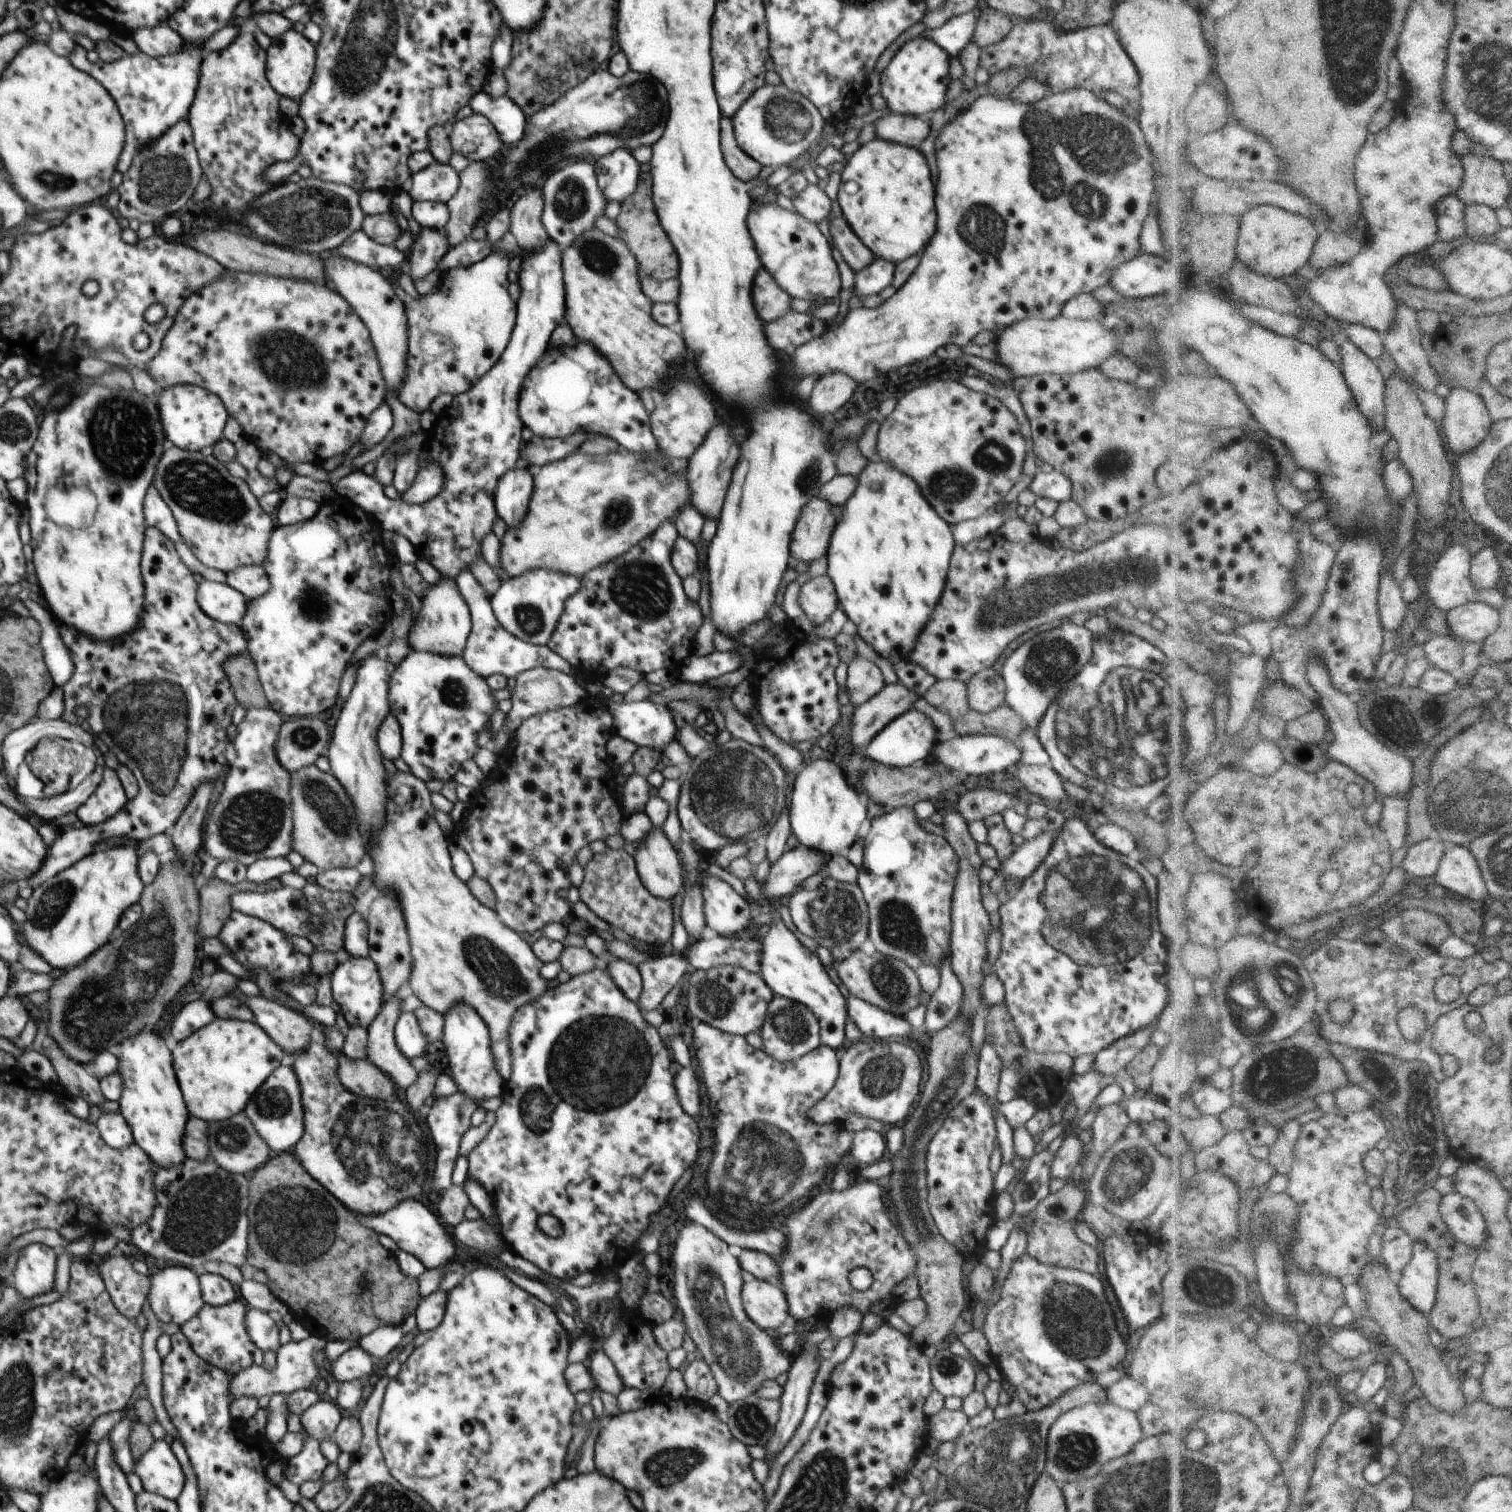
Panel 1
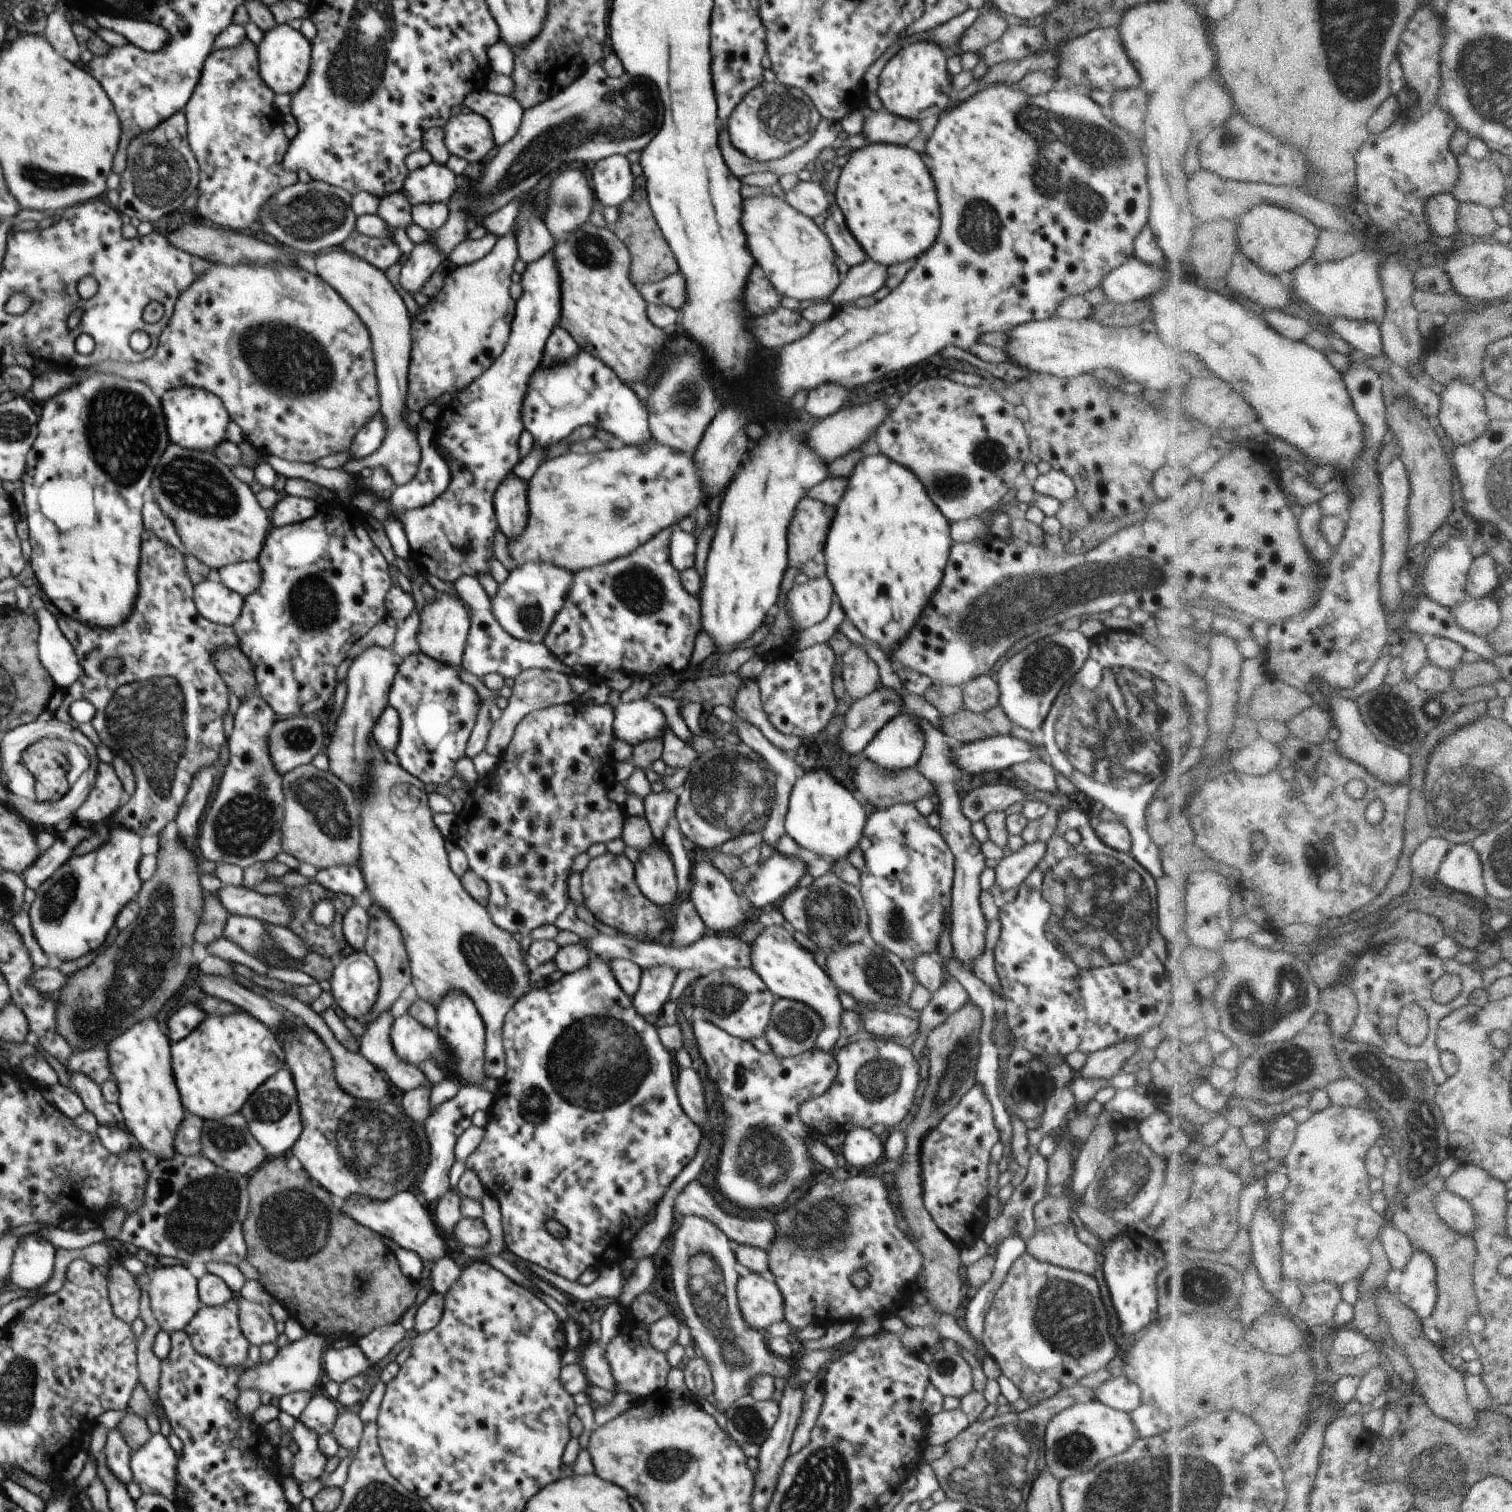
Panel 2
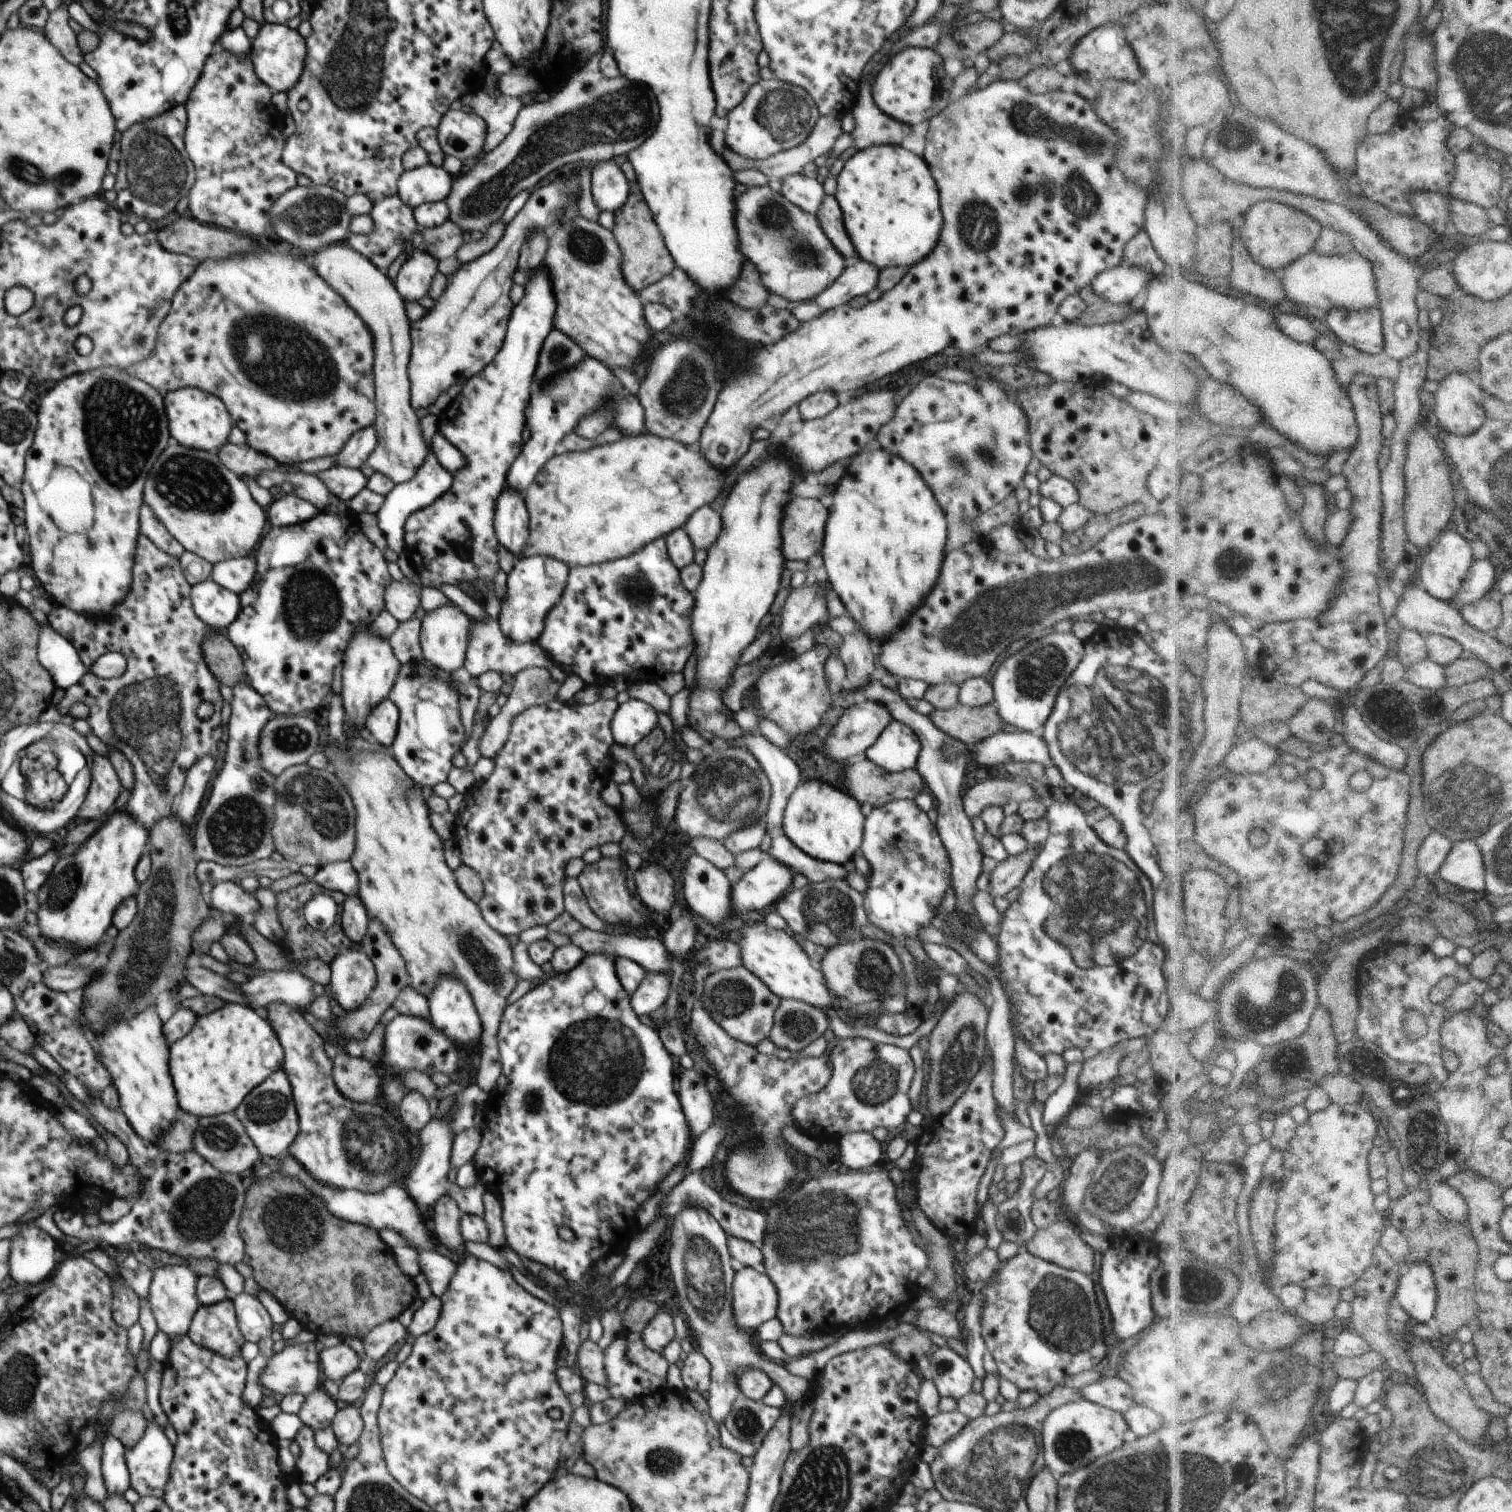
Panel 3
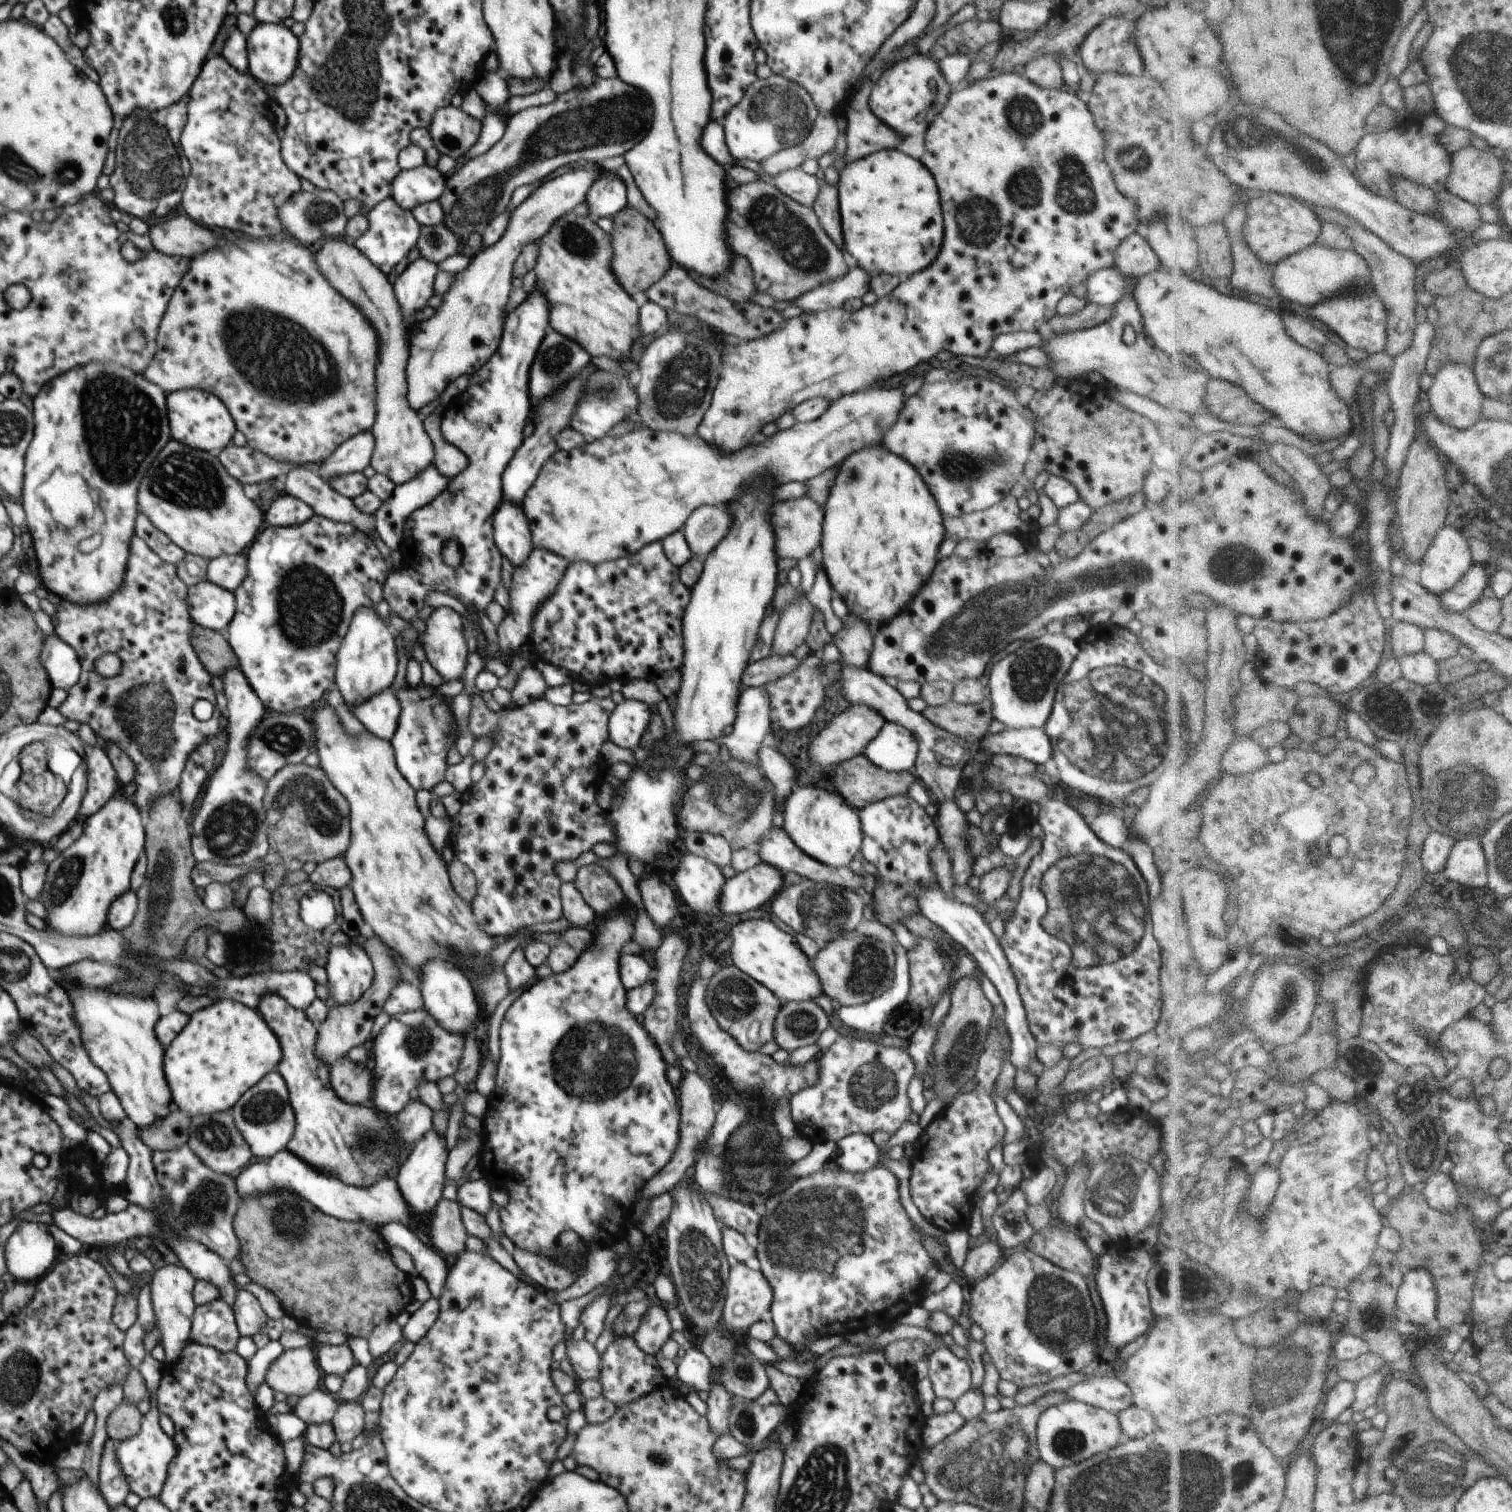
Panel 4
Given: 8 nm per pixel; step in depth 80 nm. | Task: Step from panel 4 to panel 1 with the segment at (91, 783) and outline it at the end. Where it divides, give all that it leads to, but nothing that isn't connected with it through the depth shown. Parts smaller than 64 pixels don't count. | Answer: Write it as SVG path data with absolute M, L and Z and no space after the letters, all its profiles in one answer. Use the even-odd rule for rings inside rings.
M106 766L98 788L75 813L84 826L95 827L124 809L128 801L117 772Z

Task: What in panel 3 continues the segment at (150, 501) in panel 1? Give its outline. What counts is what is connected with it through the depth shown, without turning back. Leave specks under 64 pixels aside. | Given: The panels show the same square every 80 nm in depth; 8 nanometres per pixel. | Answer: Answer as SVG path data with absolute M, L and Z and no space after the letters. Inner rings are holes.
M143 503L139 510L139 529L140 533L145 534L159 549L166 551L170 556L180 558L185 551L182 544L168 532L146 503Z

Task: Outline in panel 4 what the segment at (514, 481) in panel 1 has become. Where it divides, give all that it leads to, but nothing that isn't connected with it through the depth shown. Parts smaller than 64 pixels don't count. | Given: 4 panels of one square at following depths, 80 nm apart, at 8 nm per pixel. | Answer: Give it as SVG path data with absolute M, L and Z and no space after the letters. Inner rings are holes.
M502 501L493 520L496 548L512 566L522 566L533 552L529 523L521 506Z

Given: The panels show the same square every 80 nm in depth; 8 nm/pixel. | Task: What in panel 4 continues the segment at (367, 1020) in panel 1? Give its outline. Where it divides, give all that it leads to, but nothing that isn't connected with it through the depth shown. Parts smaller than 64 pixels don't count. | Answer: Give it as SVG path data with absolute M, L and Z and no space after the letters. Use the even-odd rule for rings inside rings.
M350 940L330 948L325 968L328 972L327 988L337 1004L357 1002L374 981L370 956Z

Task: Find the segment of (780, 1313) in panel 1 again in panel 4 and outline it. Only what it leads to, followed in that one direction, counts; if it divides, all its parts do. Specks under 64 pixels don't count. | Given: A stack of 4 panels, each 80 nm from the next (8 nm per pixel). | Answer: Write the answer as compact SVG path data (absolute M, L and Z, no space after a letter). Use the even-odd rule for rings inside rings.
M728 1260L726 1297L722 1306L721 1322L728 1330L749 1330L755 1323L768 1318L773 1292L768 1280L756 1265Z

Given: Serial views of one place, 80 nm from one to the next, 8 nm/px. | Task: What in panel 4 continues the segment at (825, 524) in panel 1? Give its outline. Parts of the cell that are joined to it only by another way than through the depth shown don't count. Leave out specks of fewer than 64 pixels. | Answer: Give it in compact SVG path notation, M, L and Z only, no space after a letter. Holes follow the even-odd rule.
M810 498L774 503L770 510L770 526L774 532L774 552L777 559L790 559L800 561L813 554L820 546L822 540L822 524L824 521L823 508L814 504Z

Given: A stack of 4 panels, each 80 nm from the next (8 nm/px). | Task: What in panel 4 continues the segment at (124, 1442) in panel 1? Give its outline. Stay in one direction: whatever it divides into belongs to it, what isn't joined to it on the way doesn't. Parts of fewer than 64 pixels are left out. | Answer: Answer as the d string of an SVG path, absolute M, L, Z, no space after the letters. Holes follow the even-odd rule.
M107 1439L104 1444L97 1488L111 1510L120 1504L125 1504L126 1498L131 1492L128 1482L126 1482L126 1476L122 1474L122 1468L118 1466L118 1458L114 1458L114 1441L112 1439Z

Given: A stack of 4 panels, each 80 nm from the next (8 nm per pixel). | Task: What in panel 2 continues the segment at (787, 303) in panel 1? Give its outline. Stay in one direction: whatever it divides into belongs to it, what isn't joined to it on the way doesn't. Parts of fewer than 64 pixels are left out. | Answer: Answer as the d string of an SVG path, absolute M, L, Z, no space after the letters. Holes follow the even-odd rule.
M754 265L750 271L743 294L745 310L750 316L761 317L781 306L781 294L766 278L760 266Z

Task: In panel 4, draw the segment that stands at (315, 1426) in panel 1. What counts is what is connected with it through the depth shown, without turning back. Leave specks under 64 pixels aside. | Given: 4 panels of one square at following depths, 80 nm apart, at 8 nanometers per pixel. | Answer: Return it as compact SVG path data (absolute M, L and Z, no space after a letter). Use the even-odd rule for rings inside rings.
M316 1388L307 1396L300 1397L293 1412L306 1425L325 1424L332 1421L338 1409L338 1402L330 1392Z

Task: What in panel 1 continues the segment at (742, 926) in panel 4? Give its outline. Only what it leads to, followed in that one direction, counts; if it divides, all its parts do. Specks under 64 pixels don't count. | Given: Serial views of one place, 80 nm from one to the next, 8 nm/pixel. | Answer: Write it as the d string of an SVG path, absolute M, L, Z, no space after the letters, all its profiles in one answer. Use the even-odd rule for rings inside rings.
M772 897L769 900L772 923L770 931L762 942L761 973L759 975L772 989L774 995L780 995L807 1006L818 1019L821 1044L840 1052L846 1040L845 1022L850 1019L847 999L828 975L818 955L802 945L802 942L784 925L778 909L785 903L785 899Z

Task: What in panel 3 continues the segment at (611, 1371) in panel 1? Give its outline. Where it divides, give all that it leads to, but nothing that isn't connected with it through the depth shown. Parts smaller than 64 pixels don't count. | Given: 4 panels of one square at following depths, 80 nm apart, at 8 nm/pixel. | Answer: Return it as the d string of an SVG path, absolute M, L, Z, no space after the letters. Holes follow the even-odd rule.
M589 1338L583 1340L577 1356L577 1372L586 1382L608 1386L609 1380L604 1364L605 1354L598 1343L592 1342Z

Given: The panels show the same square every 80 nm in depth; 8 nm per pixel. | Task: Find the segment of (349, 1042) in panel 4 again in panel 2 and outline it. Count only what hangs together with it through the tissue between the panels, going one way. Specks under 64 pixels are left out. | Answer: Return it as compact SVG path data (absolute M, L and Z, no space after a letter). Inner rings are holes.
M371 904L367 908L369 916L369 925L367 928L367 937L365 942L365 953L376 963L380 977L380 988L378 998L374 1003L370 1018L365 1019L368 1024L372 1018L376 1018L381 1012L390 1010L392 1004L400 996L400 992L411 982L411 968L409 956L403 941L402 933L396 921L380 905Z

